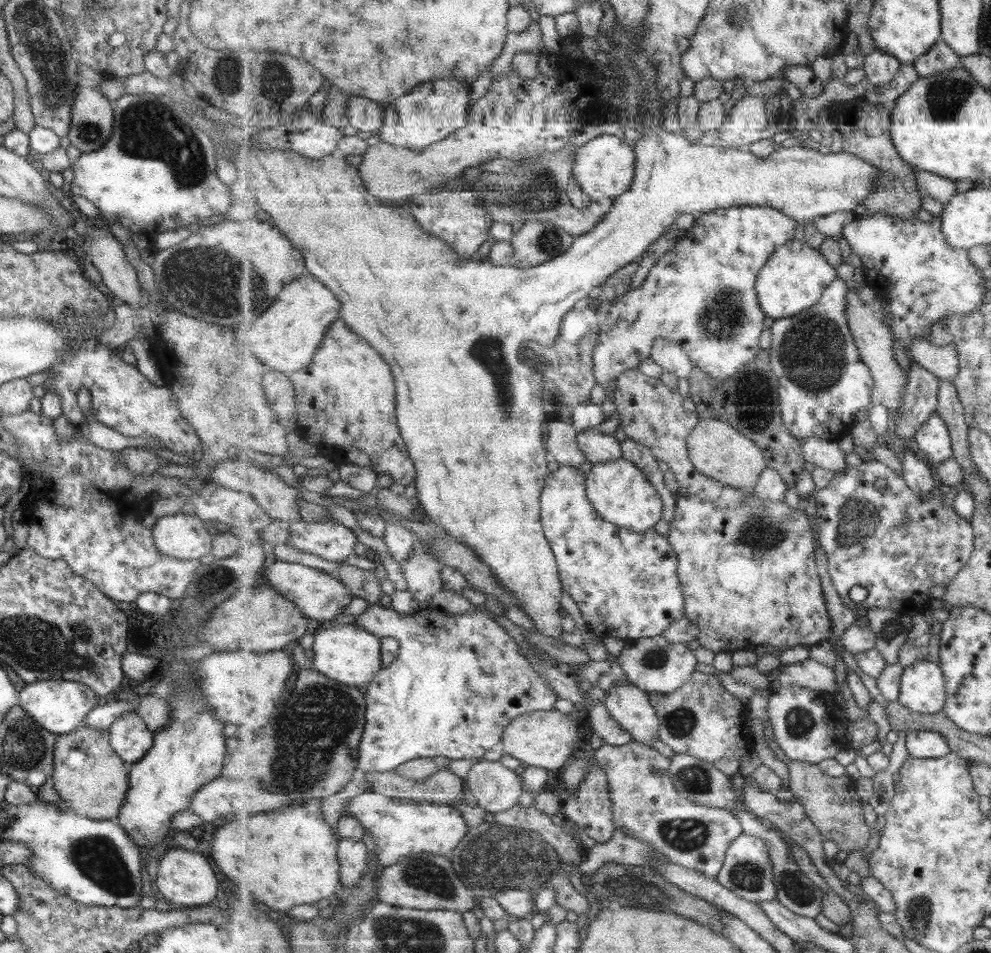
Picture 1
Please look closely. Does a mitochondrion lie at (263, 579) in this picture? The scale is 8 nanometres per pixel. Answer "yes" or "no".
no

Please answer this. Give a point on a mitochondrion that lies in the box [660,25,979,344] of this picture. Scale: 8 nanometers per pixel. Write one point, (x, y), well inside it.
(945, 95)

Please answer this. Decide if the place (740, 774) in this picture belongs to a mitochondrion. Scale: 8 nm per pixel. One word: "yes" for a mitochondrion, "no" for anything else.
no

